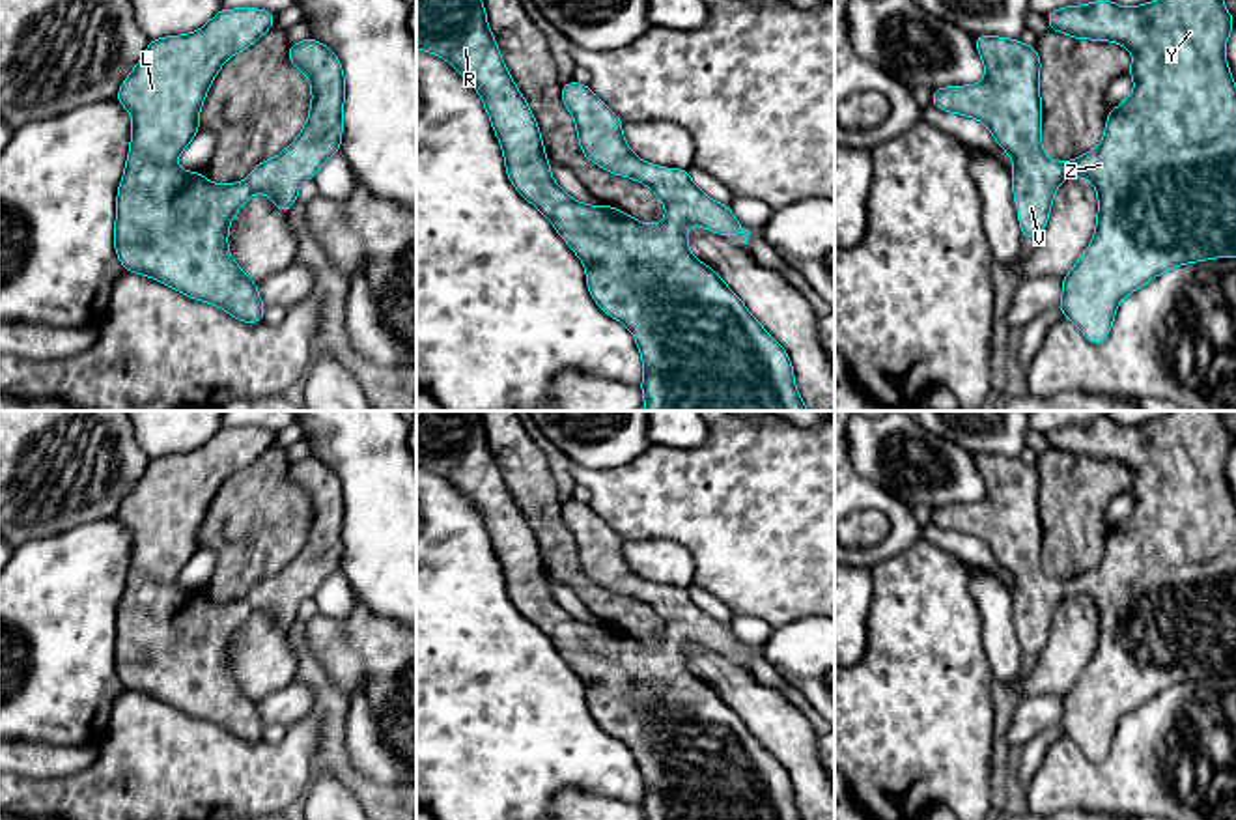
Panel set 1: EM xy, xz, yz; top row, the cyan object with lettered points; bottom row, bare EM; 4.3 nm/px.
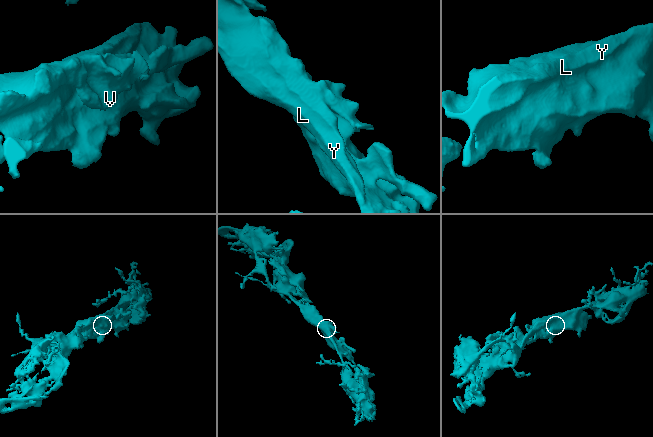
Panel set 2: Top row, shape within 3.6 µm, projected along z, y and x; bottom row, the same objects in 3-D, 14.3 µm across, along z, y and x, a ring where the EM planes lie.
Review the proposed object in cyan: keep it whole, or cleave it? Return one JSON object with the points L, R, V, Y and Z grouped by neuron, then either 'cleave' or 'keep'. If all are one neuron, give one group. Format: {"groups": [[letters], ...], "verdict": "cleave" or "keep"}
{"groups": [["L", "R", "V", "Y", "Z"]], "verdict": "keep"}

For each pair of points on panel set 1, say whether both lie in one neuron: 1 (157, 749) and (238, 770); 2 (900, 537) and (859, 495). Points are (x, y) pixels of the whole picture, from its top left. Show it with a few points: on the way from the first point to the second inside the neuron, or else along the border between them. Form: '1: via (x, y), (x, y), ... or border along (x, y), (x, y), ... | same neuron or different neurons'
1: via (178, 770), (217, 770) | same neuron
2: via (900, 522), (874, 497) | same neuron

